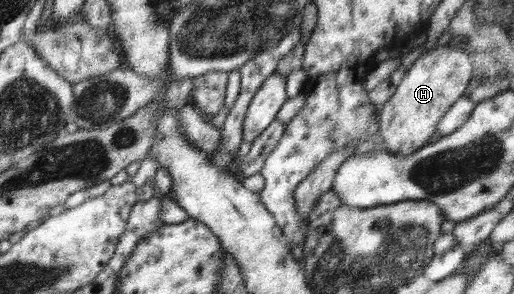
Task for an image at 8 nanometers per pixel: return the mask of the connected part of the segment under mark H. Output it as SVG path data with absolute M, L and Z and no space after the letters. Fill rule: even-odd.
M437 47L421 55L406 69L395 93L380 107L379 134L383 138L384 150L391 154L413 154L429 142L437 125L456 100L464 97L471 82L473 65L469 52L457 47Z

